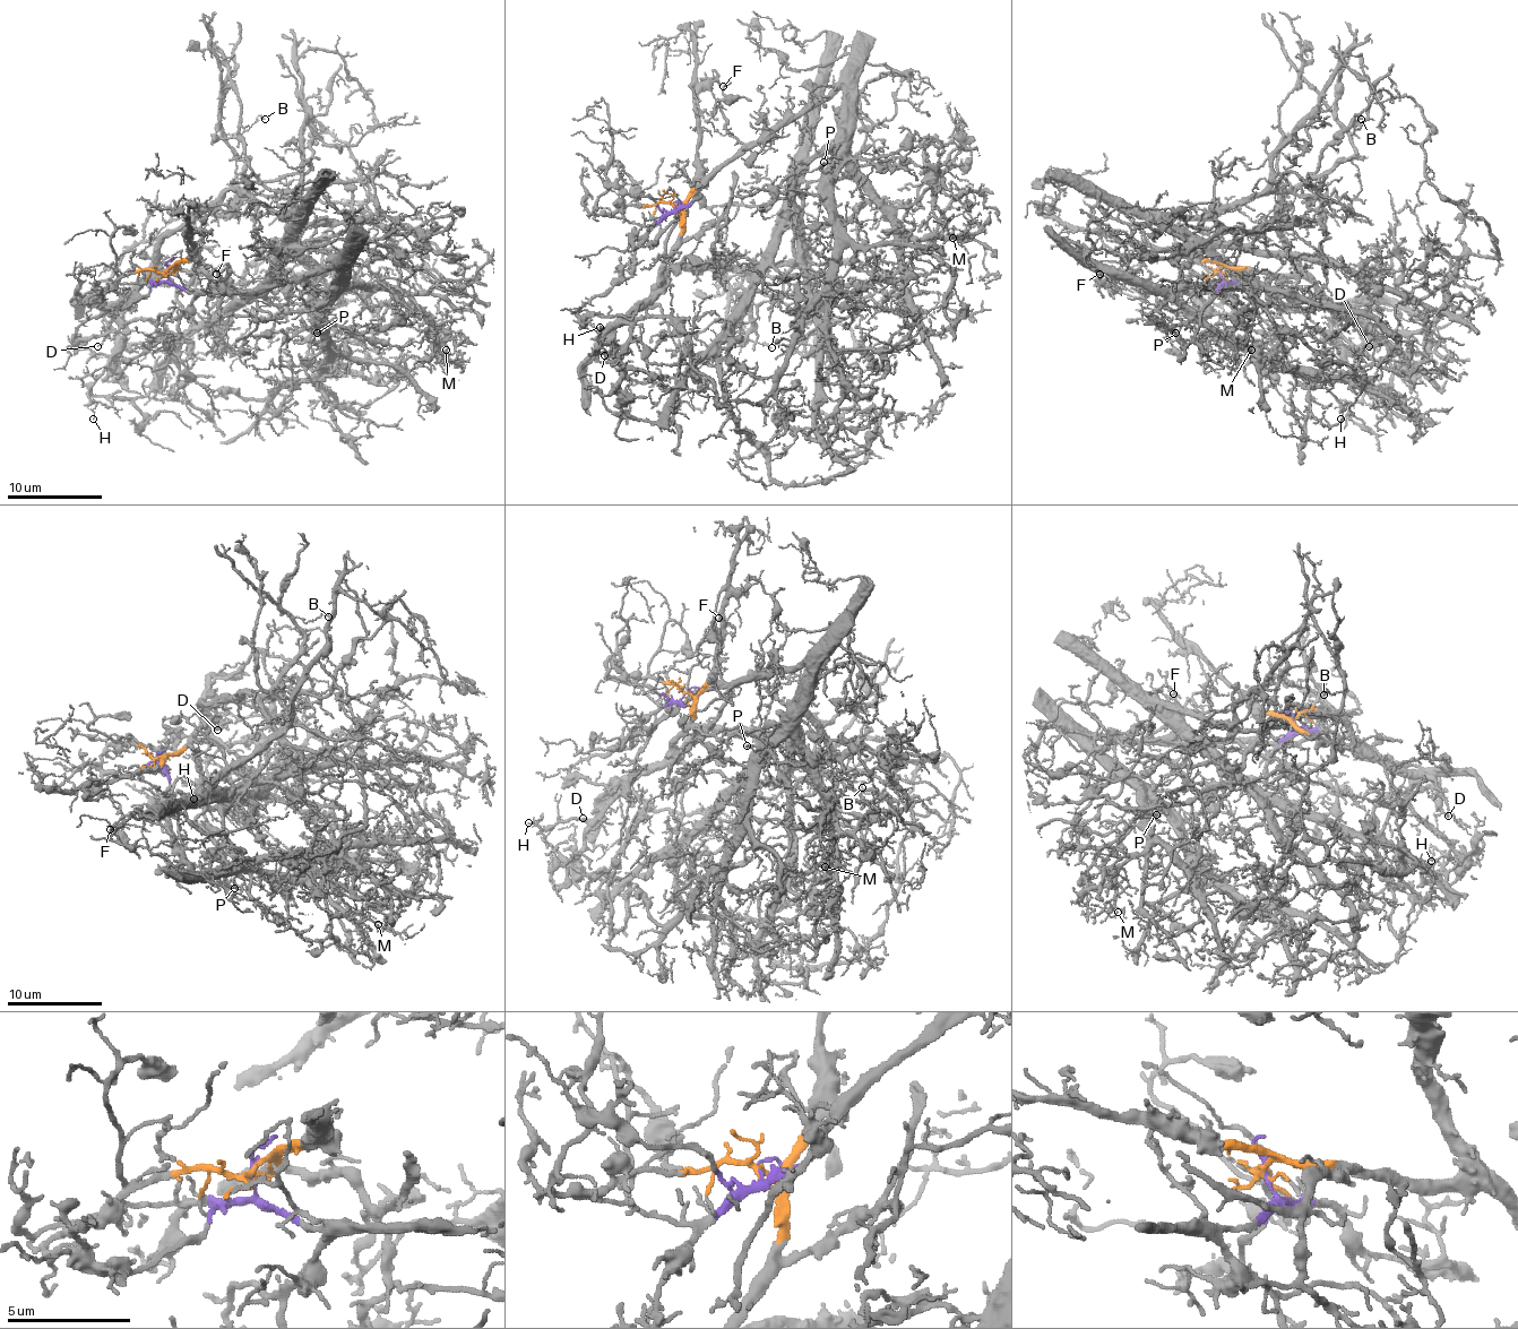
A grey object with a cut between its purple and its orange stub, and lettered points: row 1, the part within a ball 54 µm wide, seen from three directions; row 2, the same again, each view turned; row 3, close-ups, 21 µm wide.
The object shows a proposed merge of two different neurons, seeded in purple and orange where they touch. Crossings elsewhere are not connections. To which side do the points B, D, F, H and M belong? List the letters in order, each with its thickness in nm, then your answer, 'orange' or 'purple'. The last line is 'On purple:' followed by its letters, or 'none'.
B: 120 nm thick; orange
D: 150 nm thick; orange
F: 130 nm thick; purple
H: 70 nm thick; orange
M: 130 nm thick; purple
On purple: F, M

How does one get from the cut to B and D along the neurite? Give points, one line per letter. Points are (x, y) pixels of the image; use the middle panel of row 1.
B: (674, 205), (681, 243), (662, 278), (672, 269), (743, 272), (752, 286), (752, 324), (733, 338), (772, 347)
D: (674, 205), (681, 212), (681, 243), (653, 293), (621, 324), (612, 343), (612, 360), (605, 355)

